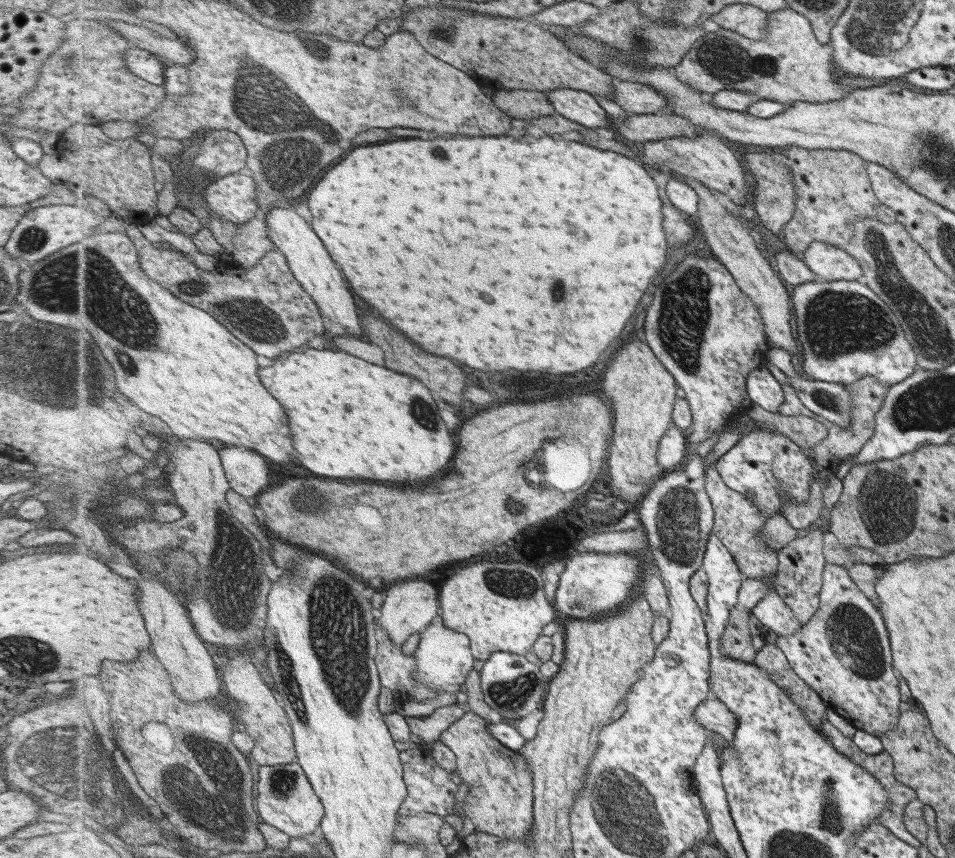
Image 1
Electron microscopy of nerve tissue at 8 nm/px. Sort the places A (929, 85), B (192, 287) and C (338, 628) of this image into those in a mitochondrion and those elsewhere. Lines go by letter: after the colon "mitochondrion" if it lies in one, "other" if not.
A: other
B: mitochondrion
C: mitochondrion

